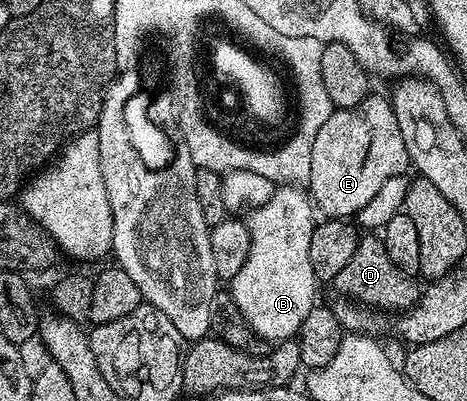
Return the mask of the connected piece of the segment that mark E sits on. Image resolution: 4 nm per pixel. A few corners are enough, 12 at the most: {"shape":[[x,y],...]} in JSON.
{"shape":[[385,95],[334,108],[308,195],[354,218],[410,167]]}

